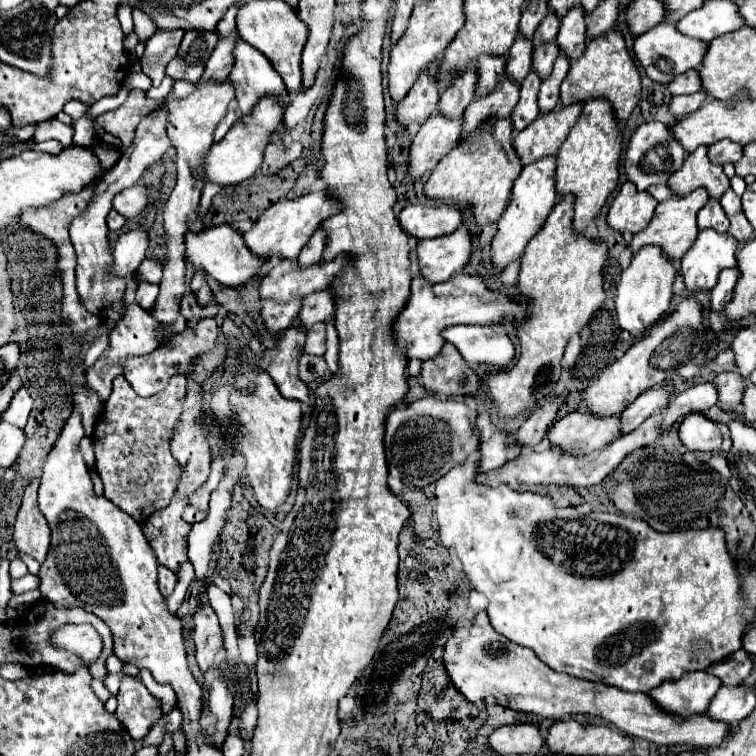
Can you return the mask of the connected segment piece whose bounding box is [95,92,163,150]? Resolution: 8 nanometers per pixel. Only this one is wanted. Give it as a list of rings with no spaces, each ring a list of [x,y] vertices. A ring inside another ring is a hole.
[[[129,92],[129,98],[123,106],[105,112],[95,120],[95,132],[103,142],[119,150],[127,150],[133,144],[139,120],[159,108],[163,108],[161,100],[151,100],[145,92]],[[101,128],[105,134],[101,134]]]

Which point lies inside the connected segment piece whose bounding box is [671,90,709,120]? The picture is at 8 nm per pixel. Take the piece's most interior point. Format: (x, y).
(680, 105)

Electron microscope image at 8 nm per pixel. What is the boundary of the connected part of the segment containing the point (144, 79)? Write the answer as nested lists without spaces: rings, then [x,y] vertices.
[[[139,72],[139,74],[133,74],[131,78],[129,78],[129,88],[133,88],[133,90],[149,90],[151,88],[151,78],[149,76],[145,76],[143,72]]]

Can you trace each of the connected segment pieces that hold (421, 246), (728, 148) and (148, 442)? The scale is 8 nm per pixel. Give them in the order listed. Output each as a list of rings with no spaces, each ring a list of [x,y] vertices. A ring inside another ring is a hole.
[[[463,224],[453,234],[443,238],[419,240],[417,256],[421,274],[431,282],[445,282],[461,272],[473,254],[473,236]]]
[[[719,140],[709,146],[709,158],[715,164],[725,164],[725,162],[739,162],[743,156],[743,146],[735,144],[731,140]]]
[[[125,376],[113,380],[113,394],[105,402],[93,432],[95,468],[105,484],[105,498],[143,522],[155,510],[165,508],[179,484],[179,462],[169,452],[169,436],[179,422],[187,378],[173,376],[163,392],[141,398]]]

